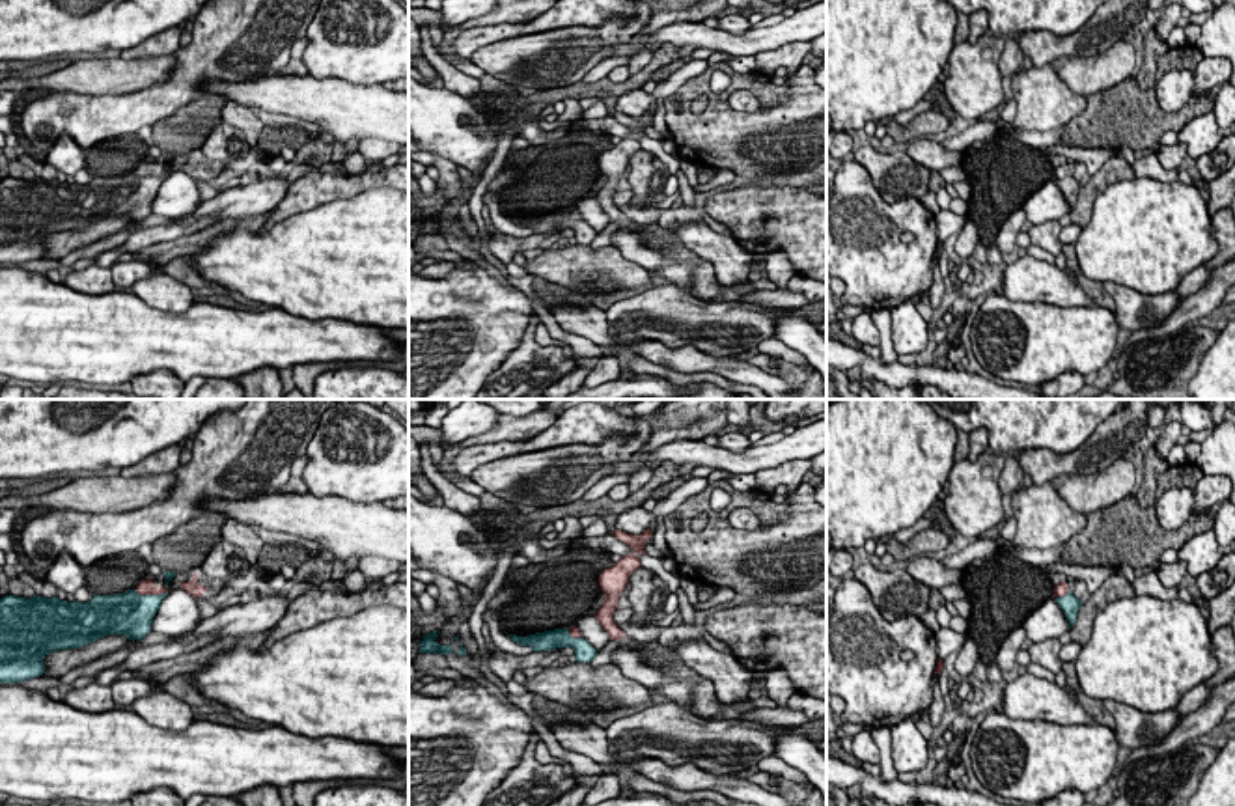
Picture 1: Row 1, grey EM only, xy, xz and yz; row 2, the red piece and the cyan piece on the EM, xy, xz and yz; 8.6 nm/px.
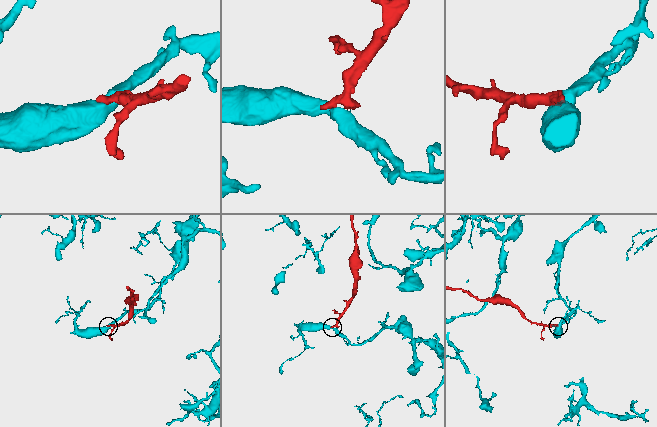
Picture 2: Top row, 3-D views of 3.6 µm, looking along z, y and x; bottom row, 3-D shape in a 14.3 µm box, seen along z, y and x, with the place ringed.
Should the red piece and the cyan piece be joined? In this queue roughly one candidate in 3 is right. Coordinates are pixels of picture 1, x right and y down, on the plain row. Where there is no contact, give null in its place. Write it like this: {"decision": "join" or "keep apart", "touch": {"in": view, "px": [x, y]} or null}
{"decision": "keep apart", "touch": {"in": "xy", "px": [152, 176]}}

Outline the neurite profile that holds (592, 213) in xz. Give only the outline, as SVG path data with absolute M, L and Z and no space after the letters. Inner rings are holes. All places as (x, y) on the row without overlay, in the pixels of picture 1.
M588 196L588 198L580 200L575 205L575 209L580 213L582 220L597 231L597 235L601 231L604 231L610 224L608 215L597 203L595 196Z

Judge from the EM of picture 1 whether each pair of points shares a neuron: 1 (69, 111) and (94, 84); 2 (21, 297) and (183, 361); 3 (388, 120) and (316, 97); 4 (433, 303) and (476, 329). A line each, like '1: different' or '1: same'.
1: different
2: same
3: same
4: same

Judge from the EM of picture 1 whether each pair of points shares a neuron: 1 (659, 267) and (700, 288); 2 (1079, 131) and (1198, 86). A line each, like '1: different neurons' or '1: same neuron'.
1: same neuron
2: different neurons

